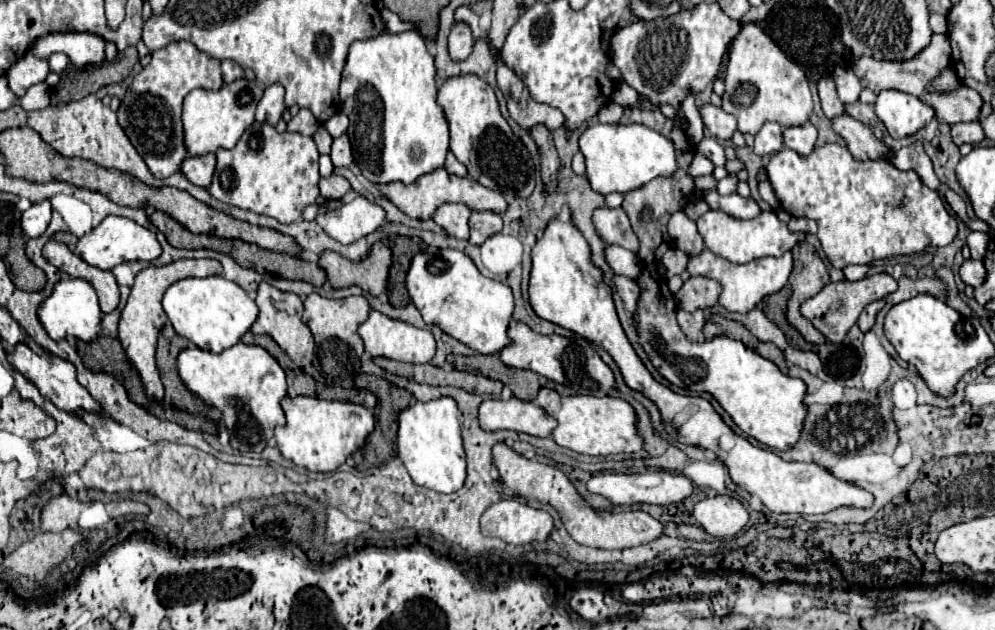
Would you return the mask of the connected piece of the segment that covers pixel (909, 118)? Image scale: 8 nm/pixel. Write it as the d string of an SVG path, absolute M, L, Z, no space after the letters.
M886 89L878 93L876 115L886 125L888 133L900 139L926 127L934 119L934 109L908 93Z

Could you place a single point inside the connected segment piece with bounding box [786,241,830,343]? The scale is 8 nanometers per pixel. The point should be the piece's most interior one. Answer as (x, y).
(809, 275)

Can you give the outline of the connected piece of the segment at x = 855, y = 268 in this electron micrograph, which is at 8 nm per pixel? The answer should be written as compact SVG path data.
M850 265L844 269L844 275L848 281L856 281L856 279L864 279L868 271L870 271L870 265Z

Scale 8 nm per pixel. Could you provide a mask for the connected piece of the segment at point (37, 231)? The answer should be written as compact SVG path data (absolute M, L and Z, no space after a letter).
M48 199L40 203L32 203L32 207L22 213L22 231L28 237L40 237L50 223L50 213L52 207Z

